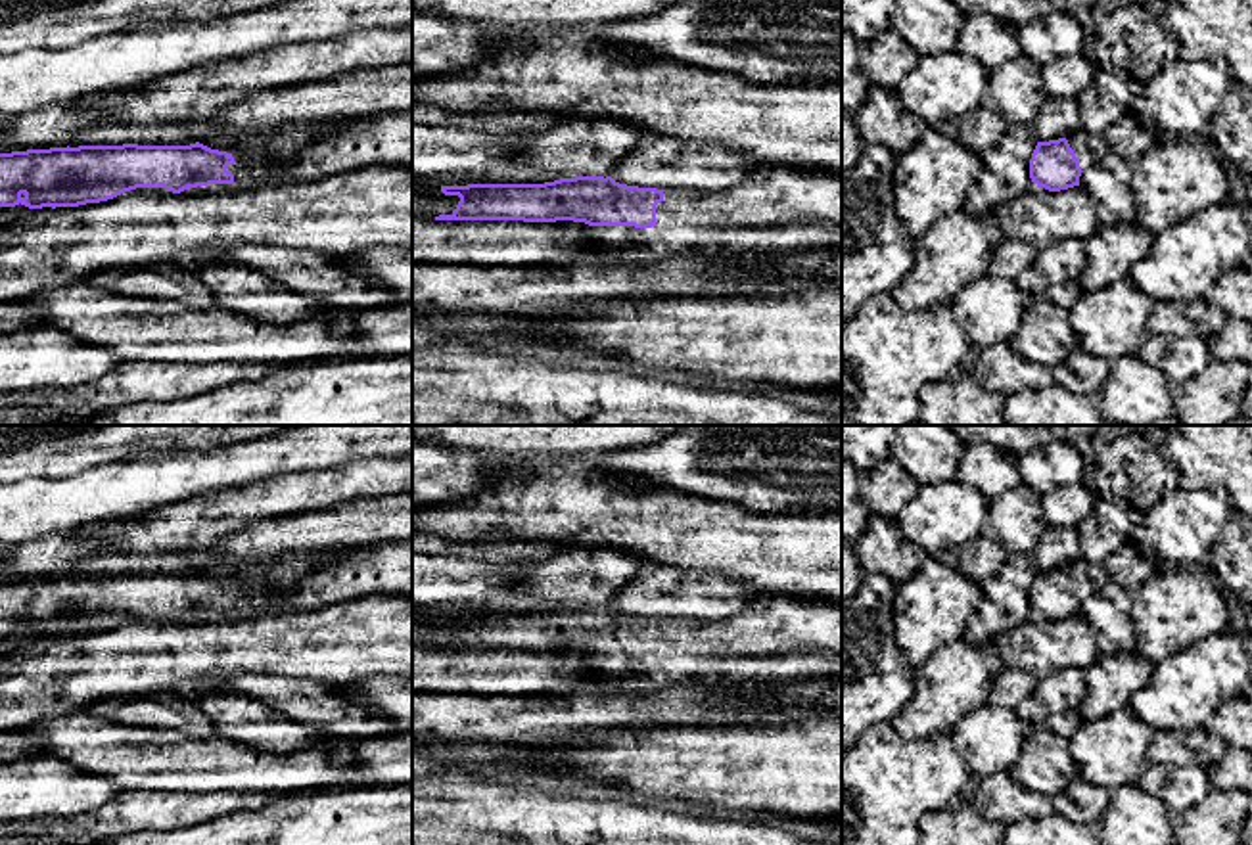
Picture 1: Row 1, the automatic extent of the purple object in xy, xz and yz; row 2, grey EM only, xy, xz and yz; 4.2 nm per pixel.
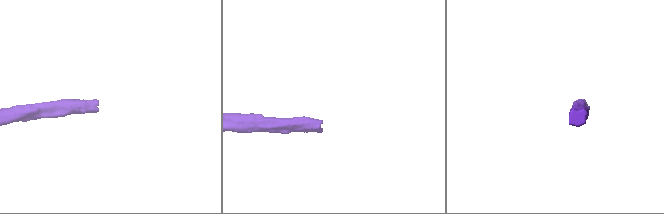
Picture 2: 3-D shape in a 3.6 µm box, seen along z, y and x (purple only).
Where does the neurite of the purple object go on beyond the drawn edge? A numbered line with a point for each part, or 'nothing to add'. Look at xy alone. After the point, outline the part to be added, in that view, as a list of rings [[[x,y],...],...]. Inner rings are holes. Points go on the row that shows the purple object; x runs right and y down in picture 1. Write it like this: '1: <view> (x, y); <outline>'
1: xy (386, 138); [[[412,109],[351,119],[314,140],[290,161],[263,153],[242,155],[226,171],[234,174],[236,184],[255,188],[280,182],[311,182],[370,165],[412,167]]]

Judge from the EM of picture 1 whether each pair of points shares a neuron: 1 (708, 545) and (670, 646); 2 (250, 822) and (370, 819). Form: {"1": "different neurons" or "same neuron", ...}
{"1": "different neurons", "2": "same neuron"}

